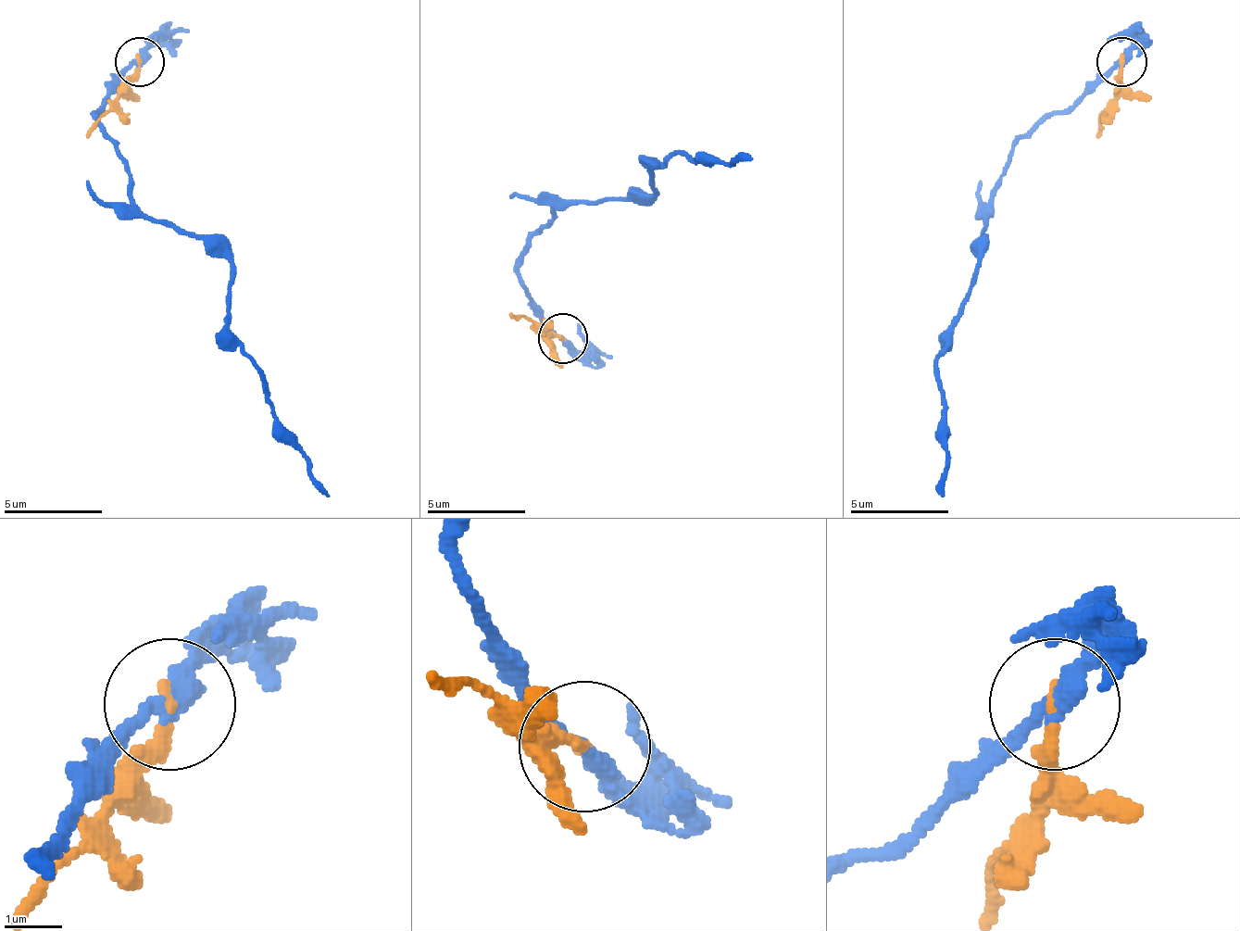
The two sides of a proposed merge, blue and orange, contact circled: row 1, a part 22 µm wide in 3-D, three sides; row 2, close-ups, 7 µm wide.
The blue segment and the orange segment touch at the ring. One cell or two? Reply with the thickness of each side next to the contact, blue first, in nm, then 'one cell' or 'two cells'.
calibres 280 and 240 nm; two cells

